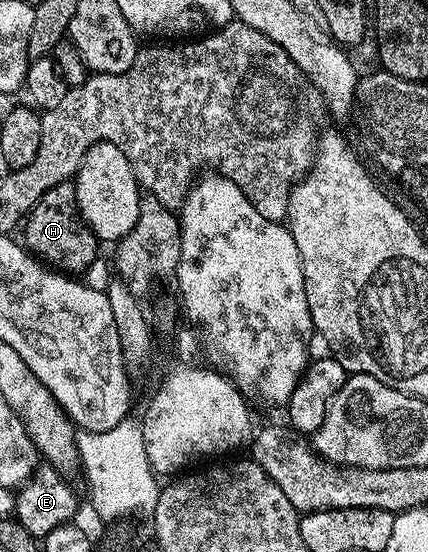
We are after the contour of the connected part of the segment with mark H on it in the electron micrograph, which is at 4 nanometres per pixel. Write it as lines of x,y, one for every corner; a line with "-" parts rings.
73,182
51,186
51,190
47,190
47,194
43,194
39,202
35,202
35,206
24,221
24,228
24,247
46,265
65,274
84,274
91,266
91,262
99,258
99,241
80,214
76,186

